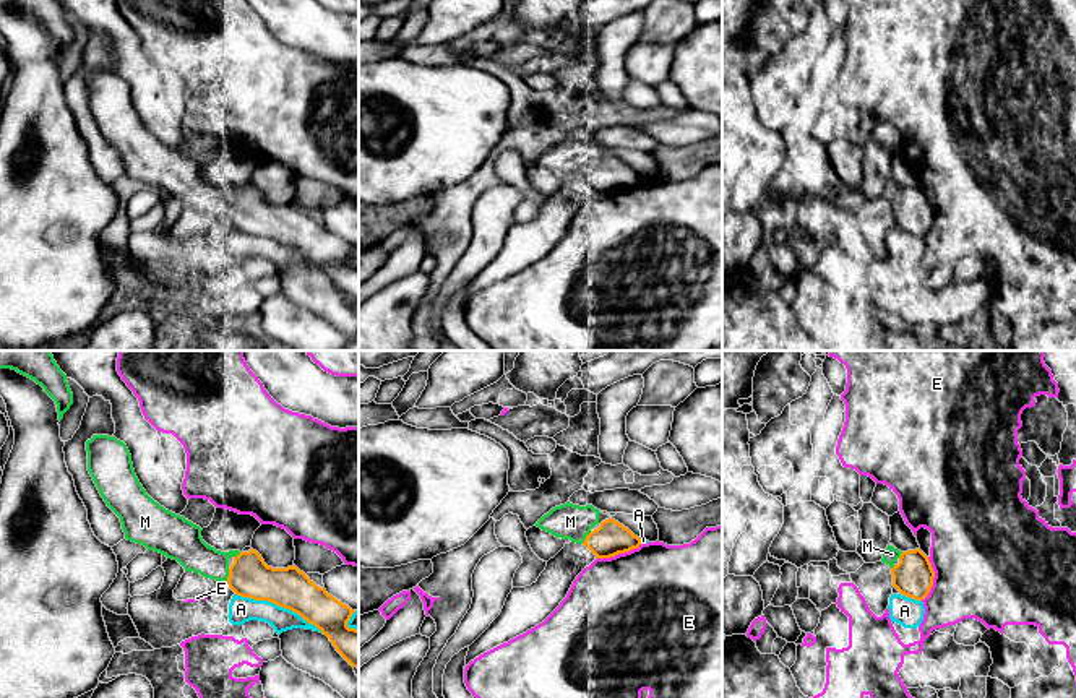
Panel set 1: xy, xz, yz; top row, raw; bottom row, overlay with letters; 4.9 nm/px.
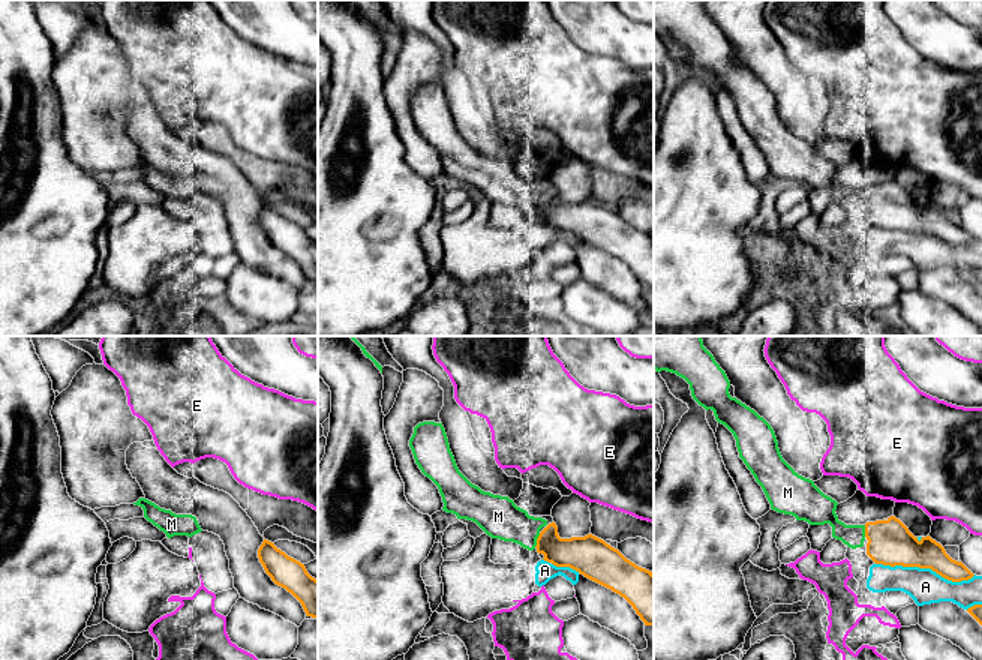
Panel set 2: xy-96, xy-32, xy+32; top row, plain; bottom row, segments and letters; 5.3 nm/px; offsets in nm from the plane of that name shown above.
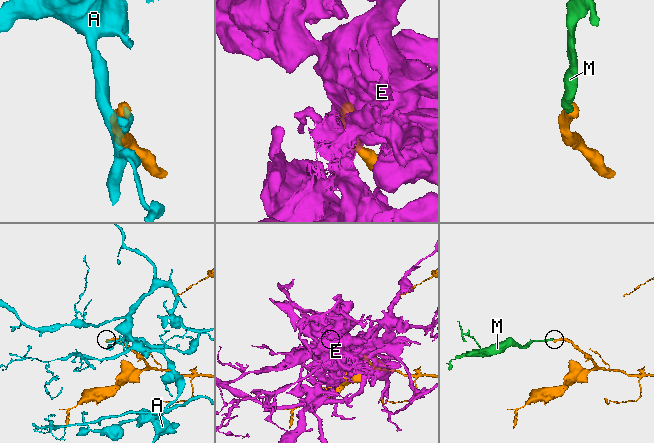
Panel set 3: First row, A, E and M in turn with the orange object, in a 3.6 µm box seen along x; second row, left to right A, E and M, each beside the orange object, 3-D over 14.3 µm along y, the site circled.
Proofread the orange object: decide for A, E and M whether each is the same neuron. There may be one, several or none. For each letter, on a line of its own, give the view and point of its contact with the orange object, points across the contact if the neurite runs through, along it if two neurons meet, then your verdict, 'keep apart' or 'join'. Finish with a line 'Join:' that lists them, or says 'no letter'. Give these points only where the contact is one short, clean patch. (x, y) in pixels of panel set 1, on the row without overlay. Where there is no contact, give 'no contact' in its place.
A: contact xy (279, 242); keep apart
E: contact xz (619, 189); keep apart
M: contact xy (229, 211); join
Join: M

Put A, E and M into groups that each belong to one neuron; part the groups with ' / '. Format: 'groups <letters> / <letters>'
groups A / E / M

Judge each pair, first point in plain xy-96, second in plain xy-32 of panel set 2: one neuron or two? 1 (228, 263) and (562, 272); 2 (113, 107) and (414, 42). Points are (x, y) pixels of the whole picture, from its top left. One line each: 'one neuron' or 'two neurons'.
1: one neuron
2: one neuron

